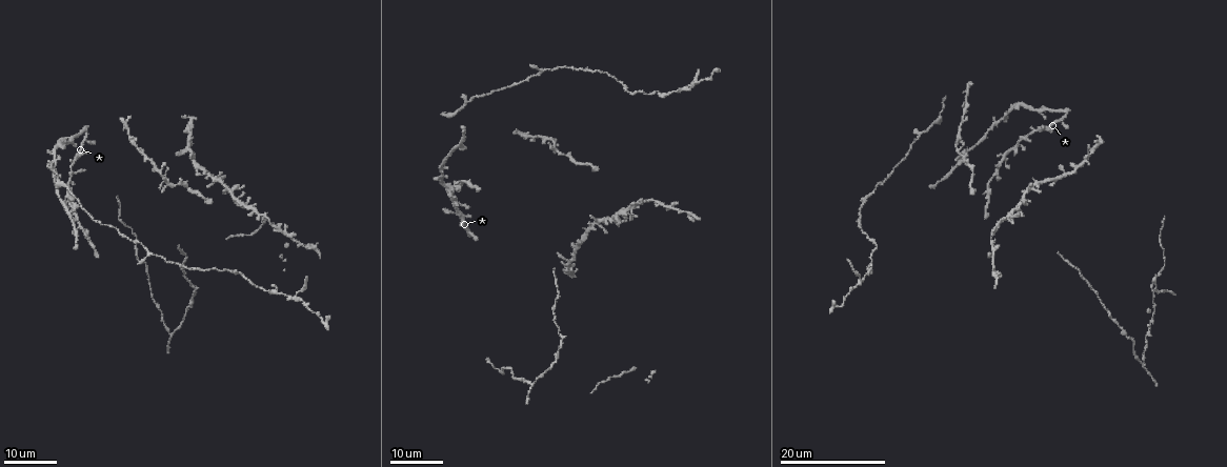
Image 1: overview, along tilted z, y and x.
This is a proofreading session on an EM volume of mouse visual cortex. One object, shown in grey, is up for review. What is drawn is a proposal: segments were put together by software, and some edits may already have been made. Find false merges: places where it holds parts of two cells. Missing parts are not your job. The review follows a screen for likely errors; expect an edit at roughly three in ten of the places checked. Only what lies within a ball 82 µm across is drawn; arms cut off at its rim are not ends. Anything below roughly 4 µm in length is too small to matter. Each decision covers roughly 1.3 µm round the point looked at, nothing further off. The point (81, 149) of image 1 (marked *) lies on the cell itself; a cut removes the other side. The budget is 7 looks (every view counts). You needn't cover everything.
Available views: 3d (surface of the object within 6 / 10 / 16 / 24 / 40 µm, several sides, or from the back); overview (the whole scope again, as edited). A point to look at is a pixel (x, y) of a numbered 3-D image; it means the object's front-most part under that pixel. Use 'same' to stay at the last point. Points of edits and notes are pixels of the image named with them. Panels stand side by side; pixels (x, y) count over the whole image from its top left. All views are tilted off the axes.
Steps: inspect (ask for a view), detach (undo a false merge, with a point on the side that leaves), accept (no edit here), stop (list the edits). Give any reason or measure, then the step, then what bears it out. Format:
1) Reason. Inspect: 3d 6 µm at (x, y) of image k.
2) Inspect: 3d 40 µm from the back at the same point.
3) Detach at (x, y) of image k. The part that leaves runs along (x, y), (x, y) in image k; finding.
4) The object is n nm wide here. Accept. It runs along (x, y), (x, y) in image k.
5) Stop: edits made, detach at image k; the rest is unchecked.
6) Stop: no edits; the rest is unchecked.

Branch point. Inspect: 3d 16 µm at (69, 213) of image 1.

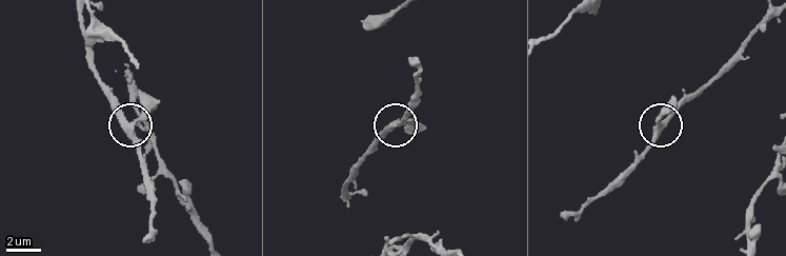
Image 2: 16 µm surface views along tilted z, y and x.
Inspect: 3d 10 µm at (132, 125) of image 2.

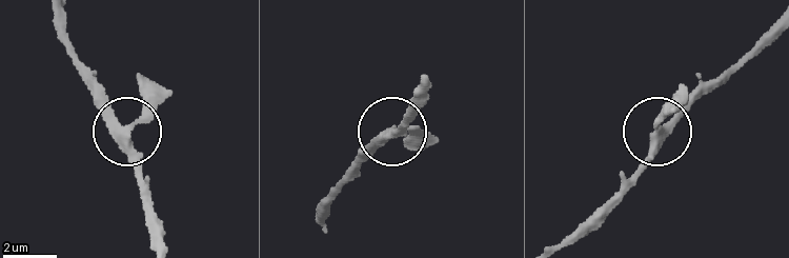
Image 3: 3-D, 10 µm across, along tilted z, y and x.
Accept. It runs along (54, 16), (125, 134), (139, 194) in image 3; all the same cell.

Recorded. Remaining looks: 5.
Four or more arms meet. Inspect: 3d 16 µm at (75, 171) of image 1.

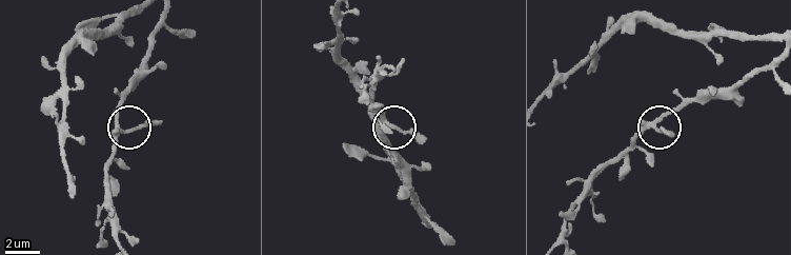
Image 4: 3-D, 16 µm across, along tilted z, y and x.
Zoom in. Inspect: 3d 10 µm at (390, 125) of image 4.

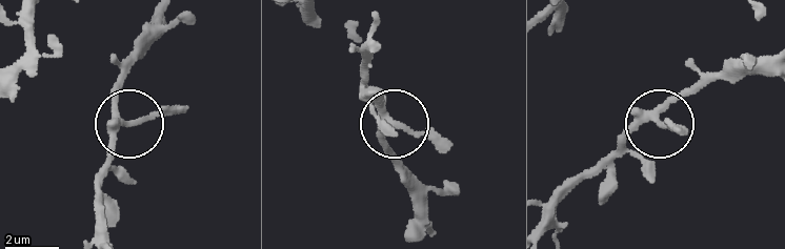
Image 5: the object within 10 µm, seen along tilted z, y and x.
4 arms meet here. Accept. It runs along (769, 57), (703, 76), (677, 97), (660, 124), (683, 131) in image 5; one cell here.

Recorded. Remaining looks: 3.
Four or more arms meet. Inspect: 3d 16 µm at (961, 155) of image 1.

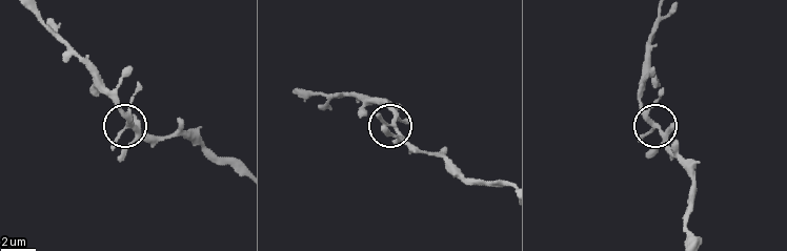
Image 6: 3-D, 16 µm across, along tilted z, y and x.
Zoom in. Inspect: 3d 6 µm at (129, 124) of image 6.

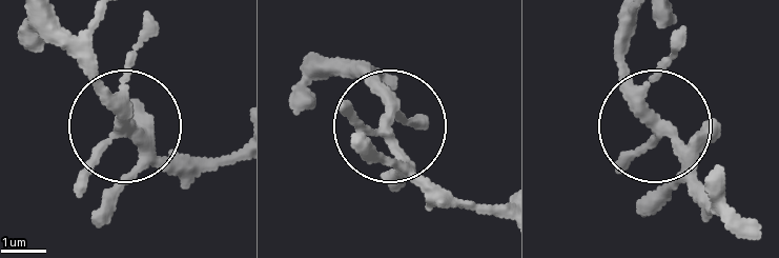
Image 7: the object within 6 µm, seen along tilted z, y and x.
The object is 270 nm wide here. Accept. One cell here.

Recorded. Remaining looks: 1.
Stop: no edits; the rest is unchecked.

